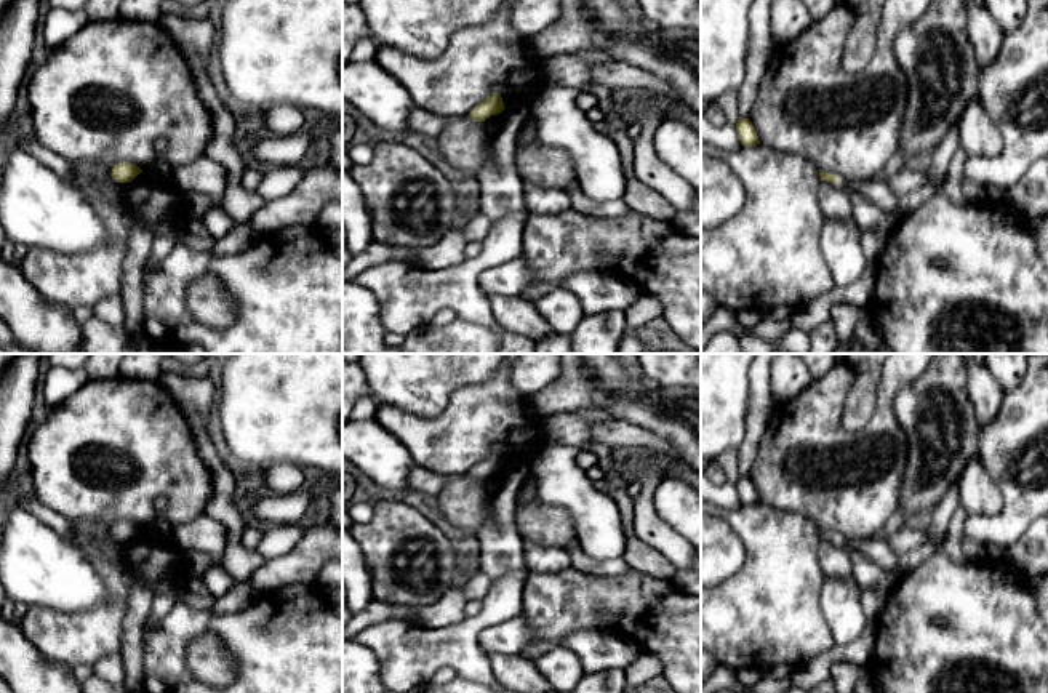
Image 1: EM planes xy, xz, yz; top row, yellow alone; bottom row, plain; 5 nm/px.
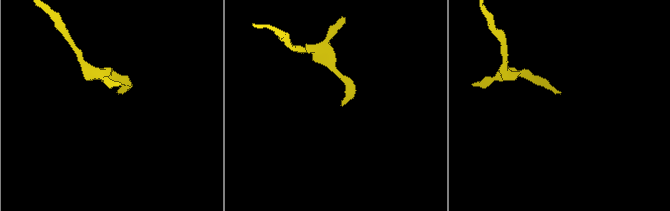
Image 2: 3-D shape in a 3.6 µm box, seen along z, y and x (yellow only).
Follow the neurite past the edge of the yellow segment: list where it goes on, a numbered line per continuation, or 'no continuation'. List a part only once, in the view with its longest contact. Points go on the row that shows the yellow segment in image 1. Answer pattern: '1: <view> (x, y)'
1: yz (866, 215)

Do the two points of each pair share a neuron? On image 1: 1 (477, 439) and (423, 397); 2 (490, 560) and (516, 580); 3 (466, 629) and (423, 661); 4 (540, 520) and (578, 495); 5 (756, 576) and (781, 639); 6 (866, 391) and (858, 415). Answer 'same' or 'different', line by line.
1: different
2: different
3: same
4: different
5: same
6: same

